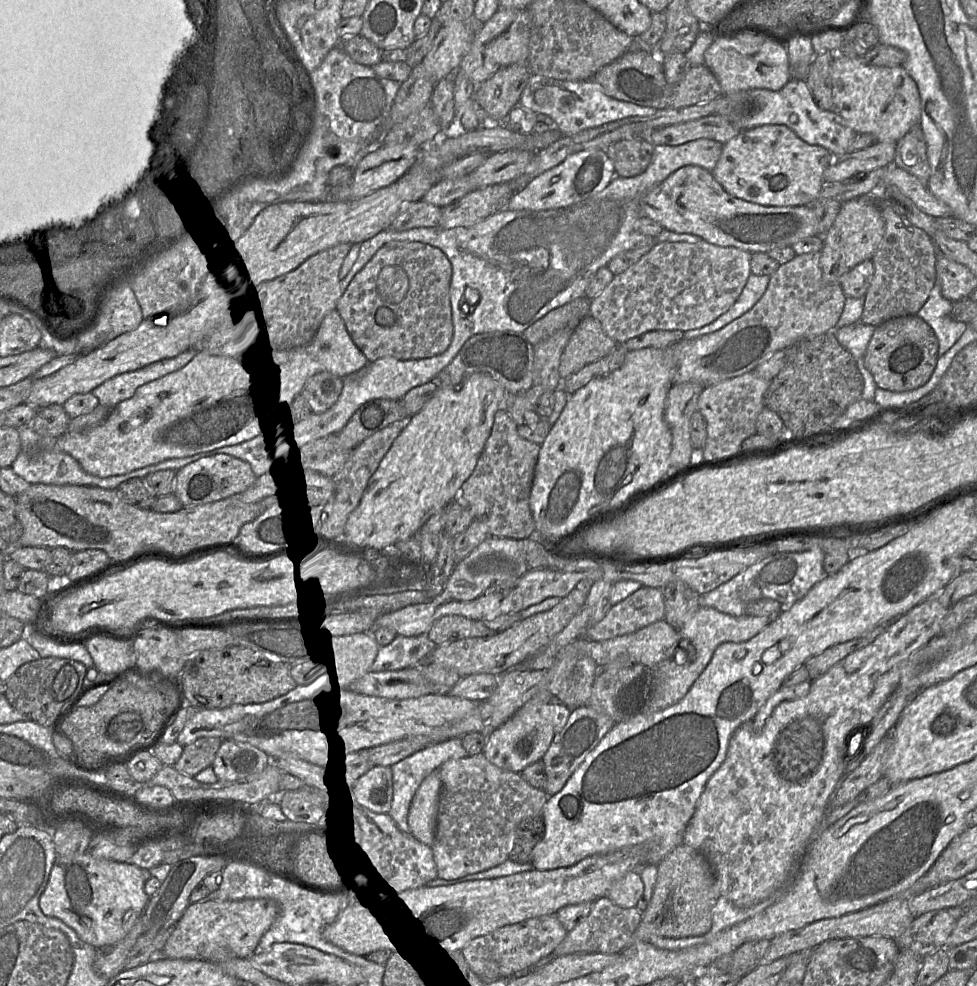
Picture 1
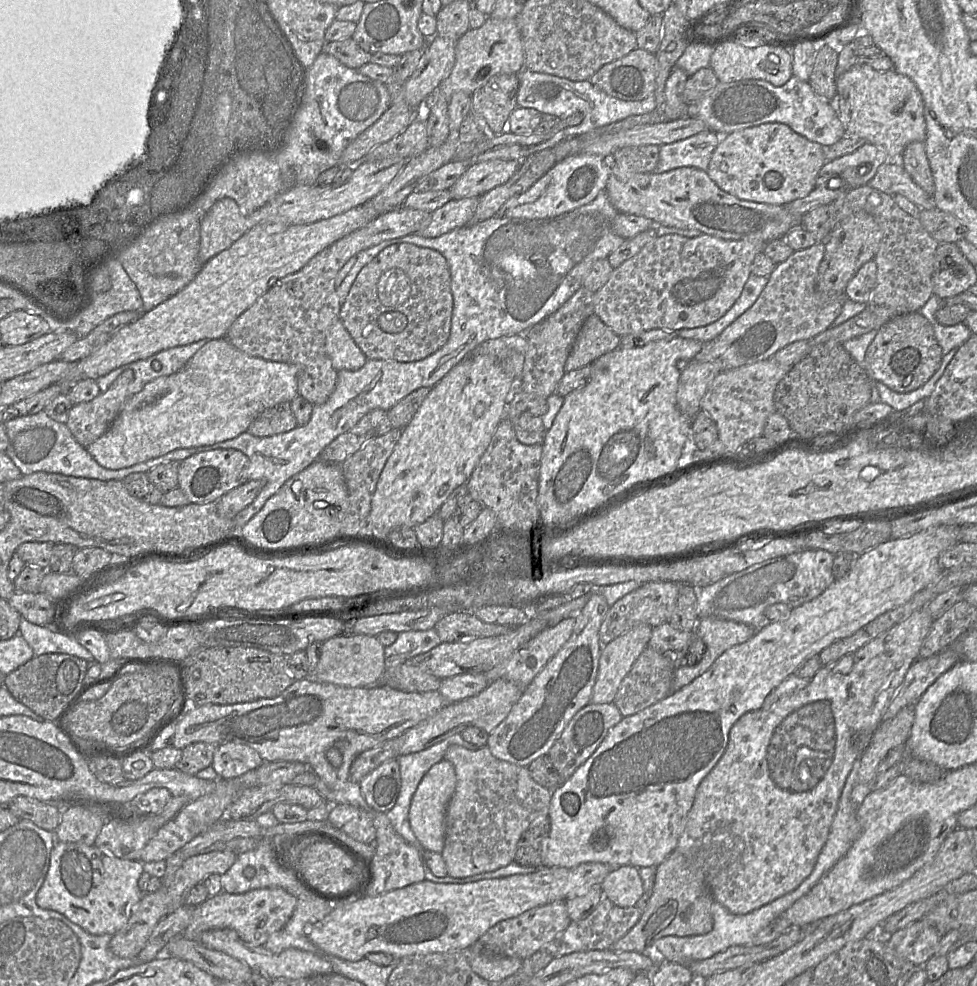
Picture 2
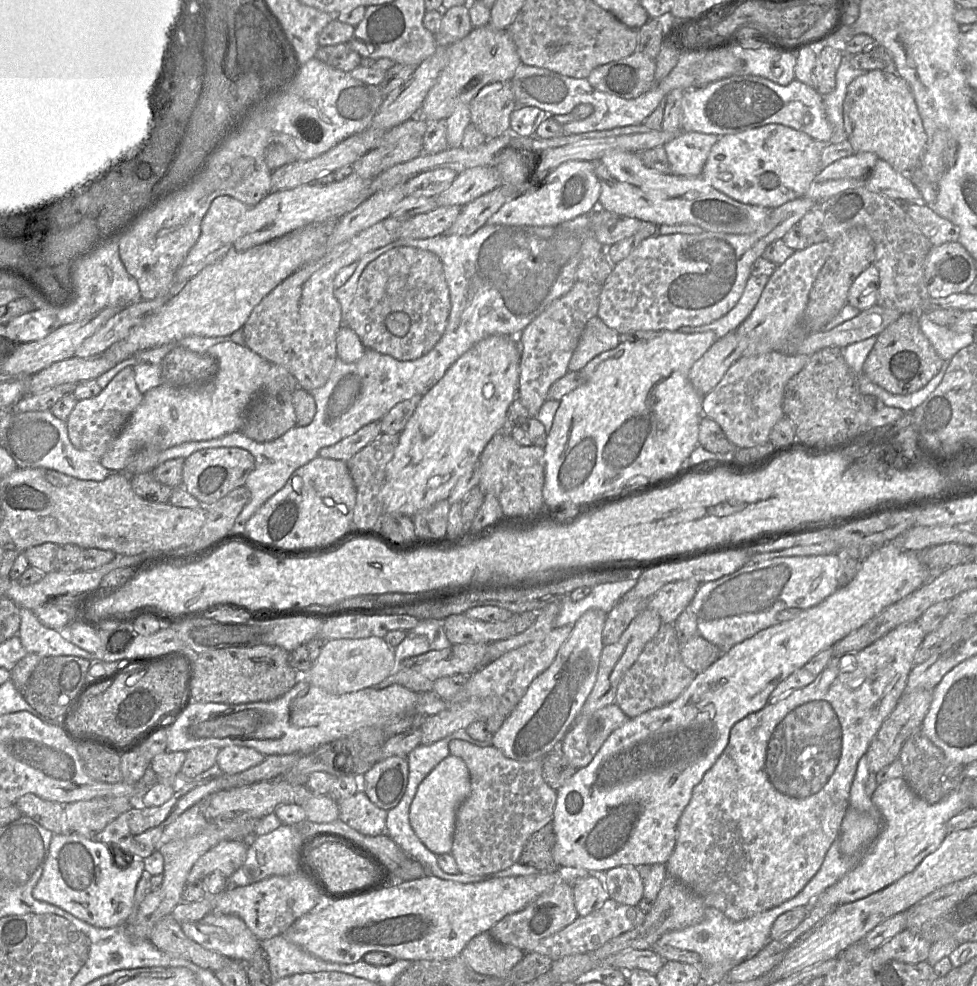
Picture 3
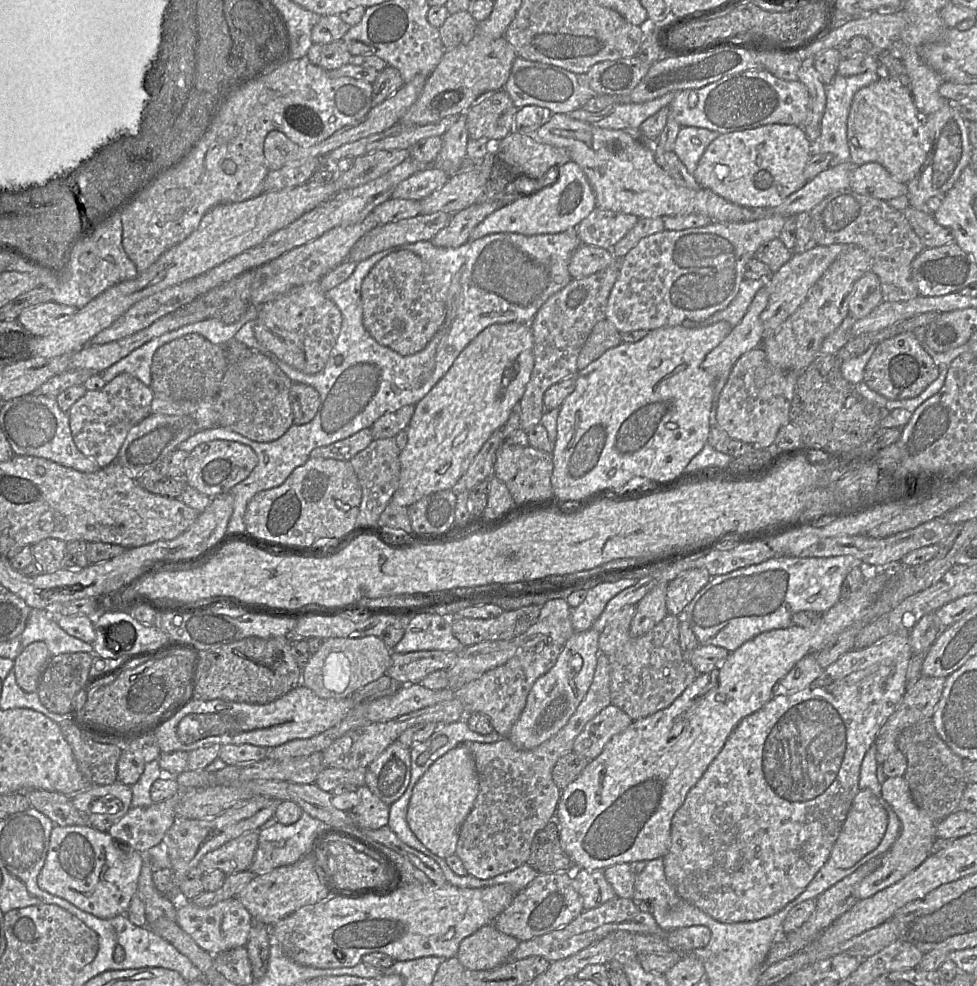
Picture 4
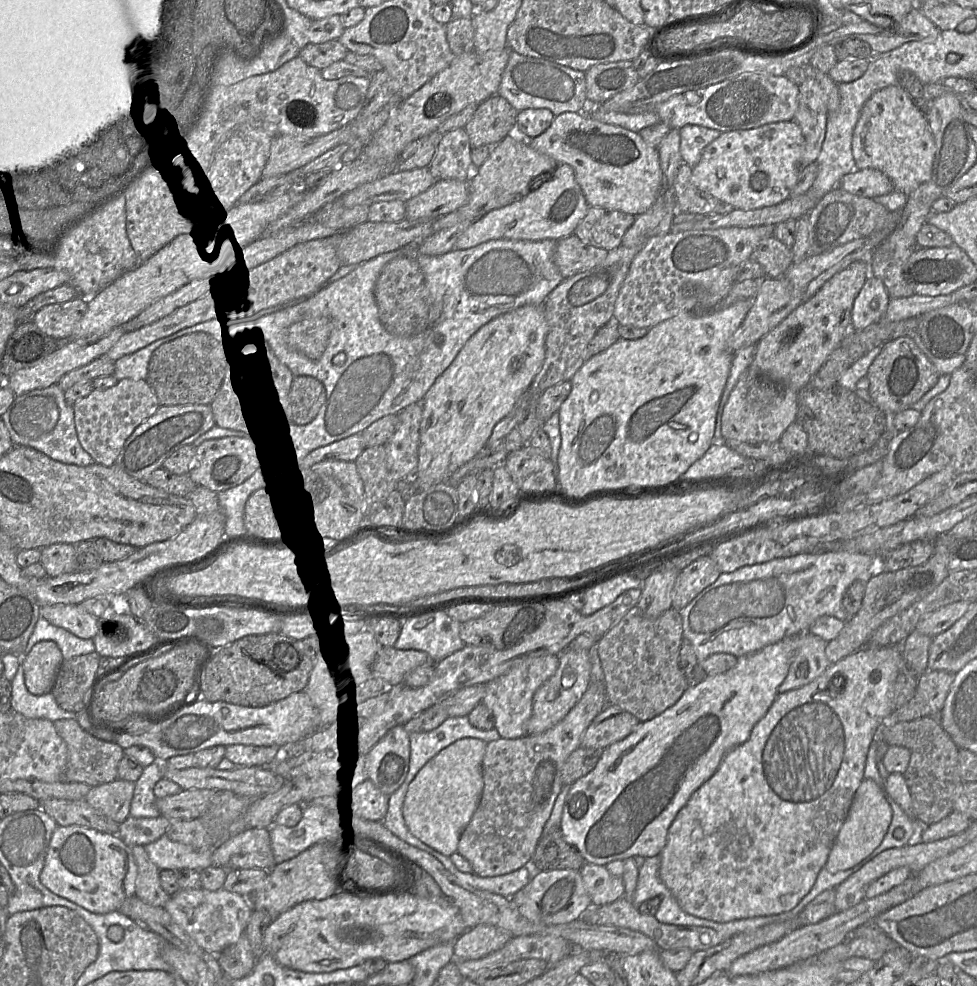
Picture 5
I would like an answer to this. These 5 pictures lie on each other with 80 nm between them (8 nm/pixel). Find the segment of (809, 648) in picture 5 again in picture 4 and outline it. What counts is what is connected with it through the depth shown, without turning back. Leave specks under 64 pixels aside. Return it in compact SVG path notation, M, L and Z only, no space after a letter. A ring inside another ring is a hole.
M811 653L799 660L792 669L779 680L773 688L773 696L801 690L818 679L824 669L816 660L816 653Z

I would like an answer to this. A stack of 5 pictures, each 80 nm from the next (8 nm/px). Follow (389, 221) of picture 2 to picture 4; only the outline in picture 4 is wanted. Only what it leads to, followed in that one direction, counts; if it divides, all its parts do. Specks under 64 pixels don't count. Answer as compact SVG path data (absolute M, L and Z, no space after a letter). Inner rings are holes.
M320 281L303 284L259 307L256 339L281 361L306 374L324 369L342 325L339 308L320 288Z

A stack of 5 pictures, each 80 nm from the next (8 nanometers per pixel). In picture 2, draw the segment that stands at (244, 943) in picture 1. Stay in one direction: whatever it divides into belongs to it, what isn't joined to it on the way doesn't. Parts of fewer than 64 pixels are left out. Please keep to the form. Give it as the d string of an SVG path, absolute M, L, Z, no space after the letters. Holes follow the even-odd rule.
M261 888L242 894L230 894L221 891L220 894L209 897L193 908L189 925L181 933L188 940L200 941L203 932L212 929L230 928L237 932L240 939L251 946L263 946L269 936L280 930L290 919L296 906L296 898L281 888Z

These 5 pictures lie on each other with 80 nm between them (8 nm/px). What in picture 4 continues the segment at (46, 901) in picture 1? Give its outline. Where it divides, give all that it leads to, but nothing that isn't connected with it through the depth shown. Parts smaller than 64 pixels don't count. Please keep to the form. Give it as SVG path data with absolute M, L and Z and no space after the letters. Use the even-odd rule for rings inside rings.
M89 825L54 826L46 861L37 877L40 889L100 919L126 914L137 892L143 854Z

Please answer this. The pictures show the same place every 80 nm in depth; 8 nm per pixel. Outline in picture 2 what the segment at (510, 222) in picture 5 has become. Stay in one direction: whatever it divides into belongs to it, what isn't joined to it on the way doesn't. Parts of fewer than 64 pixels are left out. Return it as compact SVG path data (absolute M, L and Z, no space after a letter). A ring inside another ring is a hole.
M576 154L555 164L527 191L508 199L496 213L500 218L544 219L559 216L592 202L605 189L609 178L609 158Z

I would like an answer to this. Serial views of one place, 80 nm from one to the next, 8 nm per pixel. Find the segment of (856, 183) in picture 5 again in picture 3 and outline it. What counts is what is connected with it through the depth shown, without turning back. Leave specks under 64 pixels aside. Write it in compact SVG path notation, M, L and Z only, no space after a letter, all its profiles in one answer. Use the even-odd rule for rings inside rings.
M878 158L864 185L869 191L904 199L910 204L924 203L921 193L908 174L896 171L887 161Z

